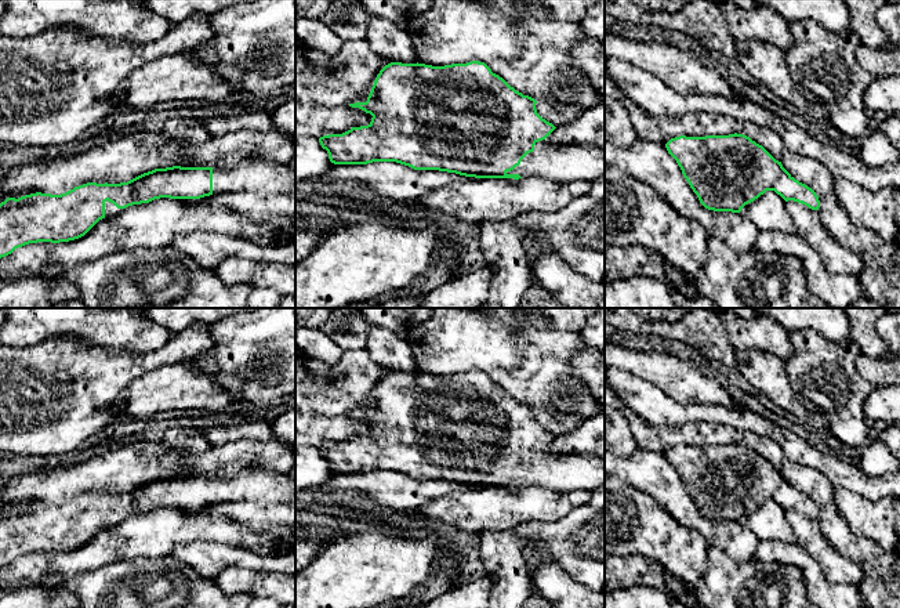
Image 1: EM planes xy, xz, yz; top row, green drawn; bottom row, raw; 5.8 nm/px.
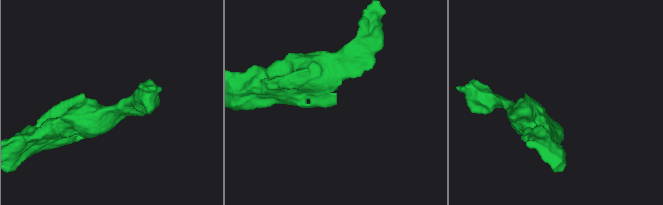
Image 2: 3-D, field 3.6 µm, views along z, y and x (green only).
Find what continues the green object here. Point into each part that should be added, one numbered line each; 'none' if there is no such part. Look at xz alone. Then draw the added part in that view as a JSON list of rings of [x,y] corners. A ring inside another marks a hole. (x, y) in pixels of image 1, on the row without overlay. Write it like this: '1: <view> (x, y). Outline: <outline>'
1: xz (561, 473). Outline: [[[542,449],[507,484],[542,486],[558,493],[581,489],[594,492],[605,486],[605,459],[587,453],[558,455]]]

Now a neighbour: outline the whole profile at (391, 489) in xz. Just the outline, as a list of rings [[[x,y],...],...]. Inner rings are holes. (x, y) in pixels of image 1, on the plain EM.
[[[396,471],[334,474],[320,486],[324,492],[356,492],[382,509],[404,511],[418,509],[438,496],[475,489],[439,479],[414,479]]]

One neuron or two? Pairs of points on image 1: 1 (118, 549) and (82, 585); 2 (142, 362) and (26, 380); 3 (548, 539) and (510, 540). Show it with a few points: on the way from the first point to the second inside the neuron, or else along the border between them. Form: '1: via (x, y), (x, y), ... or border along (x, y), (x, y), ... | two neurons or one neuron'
1: border along (130, 560), (109, 563), (68, 581) | two neurons
2: via (113, 373), (102, 377), (55, 380) | one neuron
3: border along (518, 525), (522, 557), (529, 572) | two neurons

